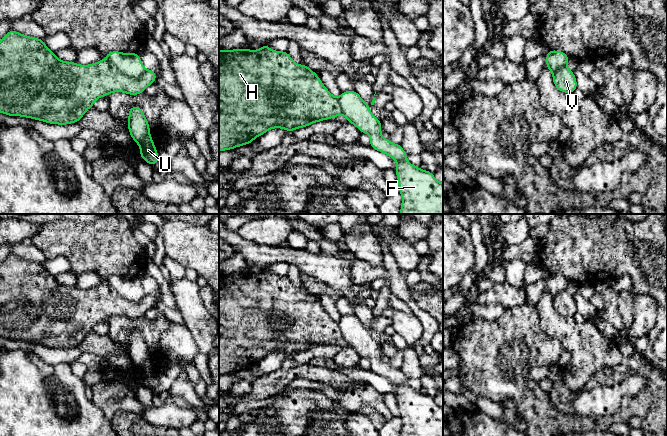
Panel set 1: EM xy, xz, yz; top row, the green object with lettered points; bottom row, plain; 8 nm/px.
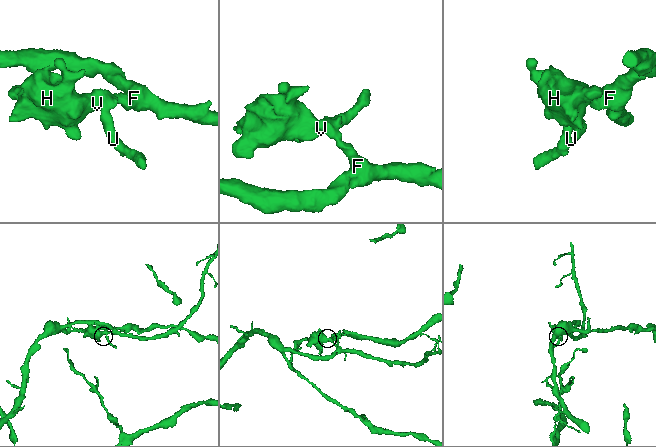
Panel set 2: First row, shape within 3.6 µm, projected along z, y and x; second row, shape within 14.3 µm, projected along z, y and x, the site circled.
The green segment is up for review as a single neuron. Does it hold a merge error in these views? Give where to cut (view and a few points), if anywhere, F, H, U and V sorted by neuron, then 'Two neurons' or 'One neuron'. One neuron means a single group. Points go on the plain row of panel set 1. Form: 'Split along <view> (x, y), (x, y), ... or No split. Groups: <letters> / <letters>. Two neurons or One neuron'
Split along xy (107, 282), (121, 296), (131, 301), (139, 301), (146, 294). Groups: F U / H V. Two neurons

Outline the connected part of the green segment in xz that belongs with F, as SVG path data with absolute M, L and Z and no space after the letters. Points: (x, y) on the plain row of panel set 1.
M344 315L337 323L347 344L356 350L361 357L367 357L370 360L370 370L397 386L395 395L400 412L399 417L402 420L400 436L443 436L443 407L438 406L433 397L428 394L421 394L409 387L407 385L408 378L401 369L392 367L381 359L381 345L371 337L369 330L356 315Z

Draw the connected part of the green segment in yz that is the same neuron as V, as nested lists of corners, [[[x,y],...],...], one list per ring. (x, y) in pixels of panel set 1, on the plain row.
[[[562,291],[553,298],[555,311],[564,317],[574,317],[577,312],[577,305],[574,296],[567,291]]]

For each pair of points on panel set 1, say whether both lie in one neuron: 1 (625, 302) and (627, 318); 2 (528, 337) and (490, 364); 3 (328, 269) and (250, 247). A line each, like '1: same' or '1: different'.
1: same
2: same
3: same

